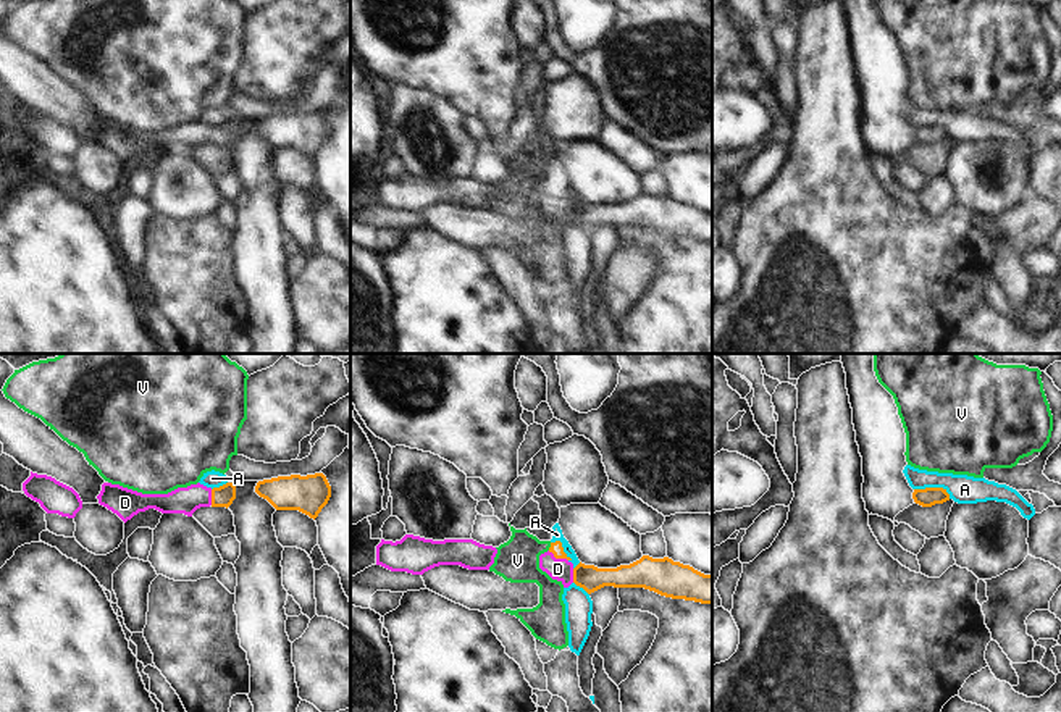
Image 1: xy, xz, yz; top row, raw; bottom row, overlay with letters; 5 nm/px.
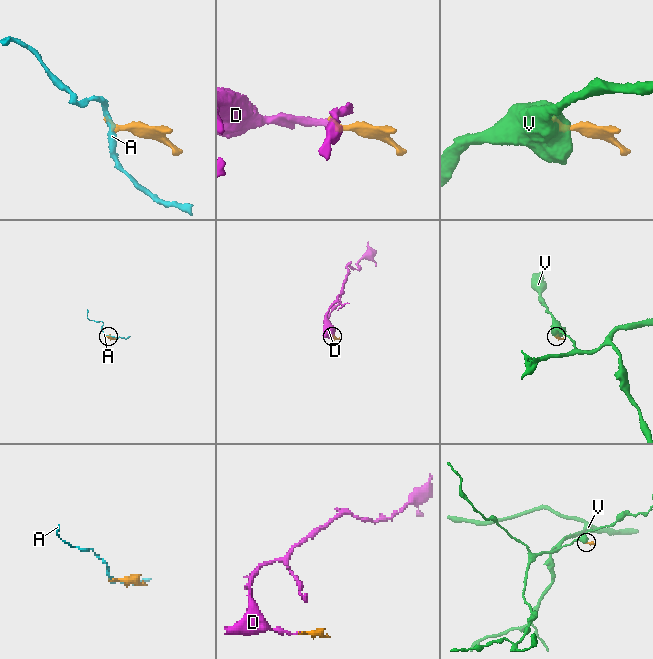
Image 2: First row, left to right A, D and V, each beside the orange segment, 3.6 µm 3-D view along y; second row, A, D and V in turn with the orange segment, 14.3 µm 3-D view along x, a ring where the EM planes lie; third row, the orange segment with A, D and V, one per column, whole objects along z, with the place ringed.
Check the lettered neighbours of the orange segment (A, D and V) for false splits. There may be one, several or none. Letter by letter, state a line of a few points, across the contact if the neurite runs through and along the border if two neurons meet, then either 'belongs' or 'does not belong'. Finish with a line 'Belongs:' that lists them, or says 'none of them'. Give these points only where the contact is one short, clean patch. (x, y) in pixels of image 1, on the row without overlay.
A: yz (914, 126), (942, 126), (950, 136) | does not belong
D: xz (556, 186), (557, 196), (557, 207) | belongs
V: xz (551, 181), (548, 188) | does not belong
Belongs: D

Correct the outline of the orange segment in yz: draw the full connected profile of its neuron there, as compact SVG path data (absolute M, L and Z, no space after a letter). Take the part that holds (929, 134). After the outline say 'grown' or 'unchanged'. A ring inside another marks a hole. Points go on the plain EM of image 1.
M925 126L925 128L914 128L912 137L916 142L922 145L932 145L935 142L943 142L950 139L950 132L943 126Z; unchanged

